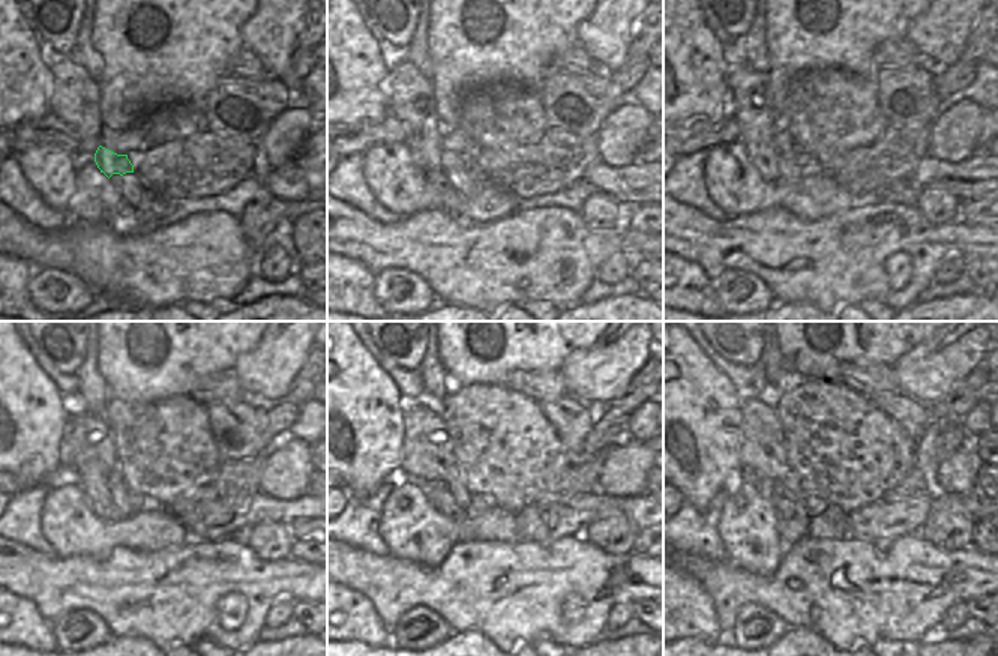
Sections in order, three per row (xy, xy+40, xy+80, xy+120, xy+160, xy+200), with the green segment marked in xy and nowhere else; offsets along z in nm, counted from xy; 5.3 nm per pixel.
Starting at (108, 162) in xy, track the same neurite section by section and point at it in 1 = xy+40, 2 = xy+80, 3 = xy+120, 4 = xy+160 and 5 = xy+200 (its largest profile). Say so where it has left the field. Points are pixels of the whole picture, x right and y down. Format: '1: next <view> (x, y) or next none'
1: next xy+40 (465, 161)
2: next xy+80 (809, 164)
3: next xy+120 (143, 503)
4: next xy+160 (477, 502)
5: next xy+200 (815, 505)

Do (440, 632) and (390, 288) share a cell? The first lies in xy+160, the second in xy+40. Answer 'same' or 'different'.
same

